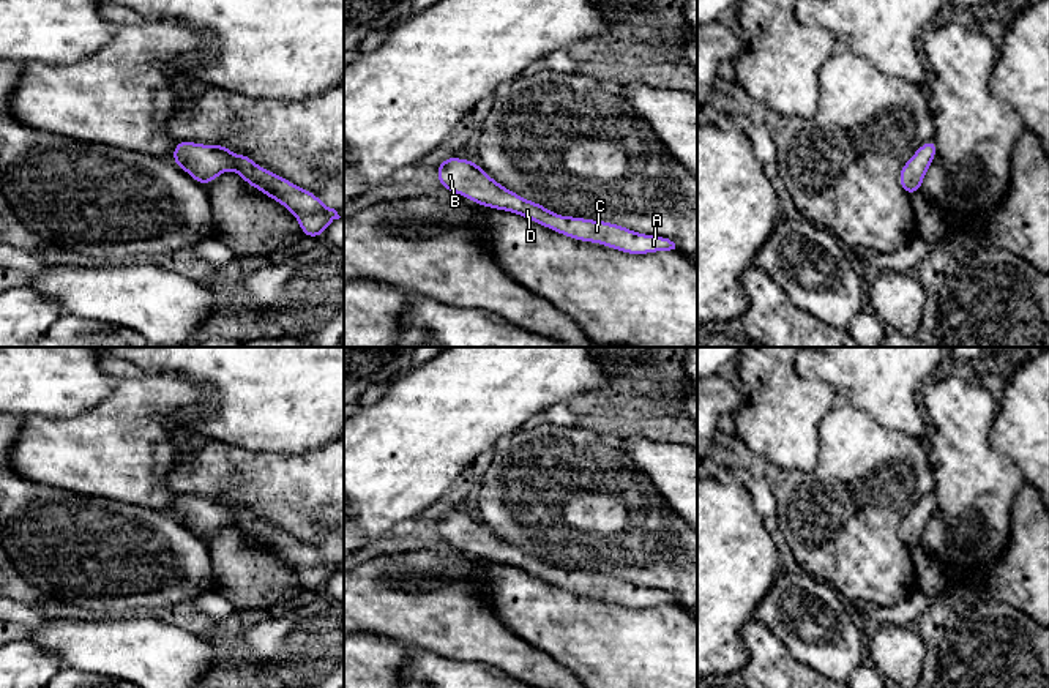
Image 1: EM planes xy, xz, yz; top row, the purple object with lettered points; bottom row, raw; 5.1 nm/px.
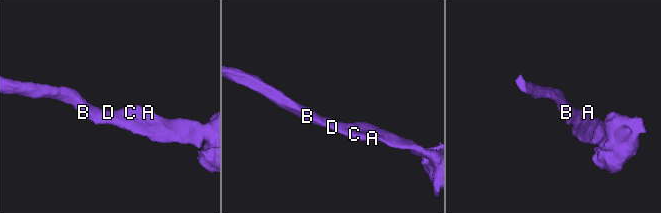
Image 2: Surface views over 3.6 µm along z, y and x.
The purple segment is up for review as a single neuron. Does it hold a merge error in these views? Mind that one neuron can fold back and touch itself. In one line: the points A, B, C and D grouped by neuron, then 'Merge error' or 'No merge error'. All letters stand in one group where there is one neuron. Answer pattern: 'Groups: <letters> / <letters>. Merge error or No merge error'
Groups: A B C D. No merge error

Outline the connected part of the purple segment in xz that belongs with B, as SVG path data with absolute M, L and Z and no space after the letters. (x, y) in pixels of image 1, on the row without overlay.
M451 508L440 516L435 527L442 541L464 549L476 559L517 566L574 593L599 596L625 608L675 603L675 596L661 589L644 589L606 574L552 566L541 557L527 554L506 543L470 513L459 513Z

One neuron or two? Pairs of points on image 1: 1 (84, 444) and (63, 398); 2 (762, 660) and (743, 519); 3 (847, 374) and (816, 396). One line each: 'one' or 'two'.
1: two
2: two
3: two

